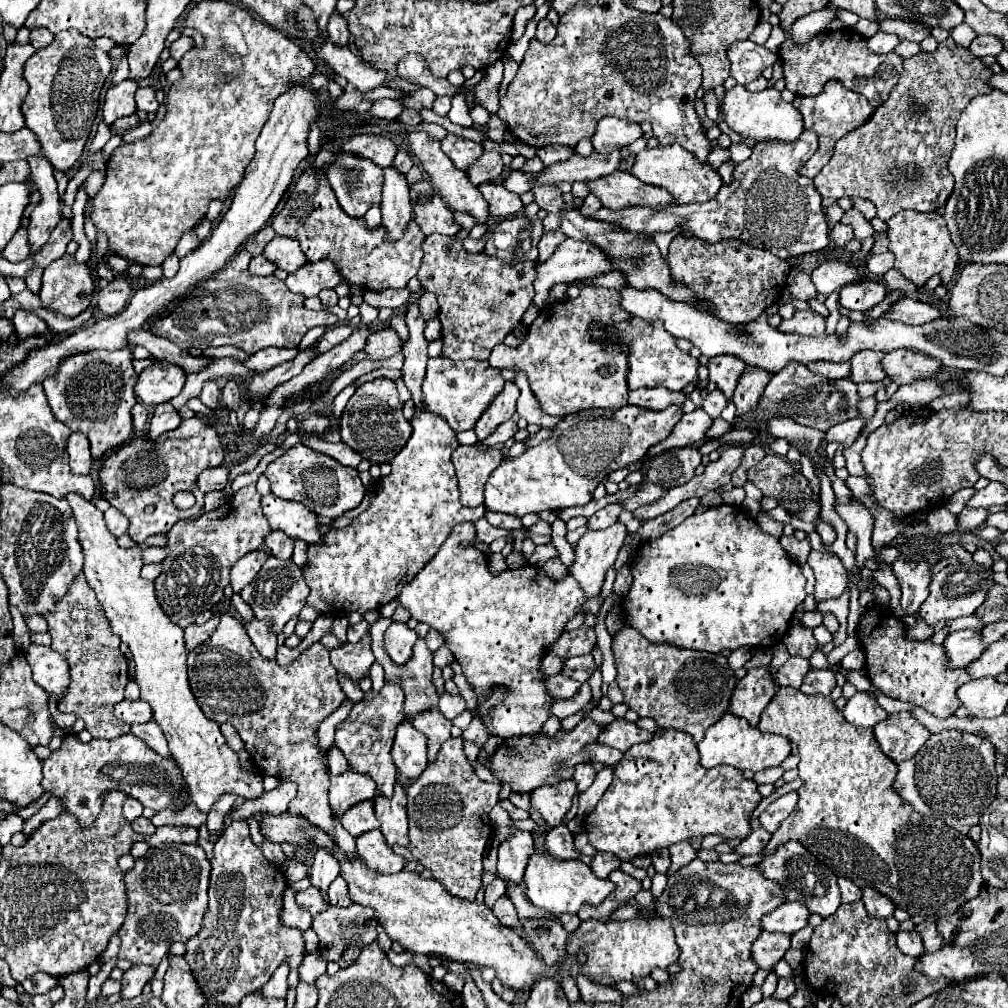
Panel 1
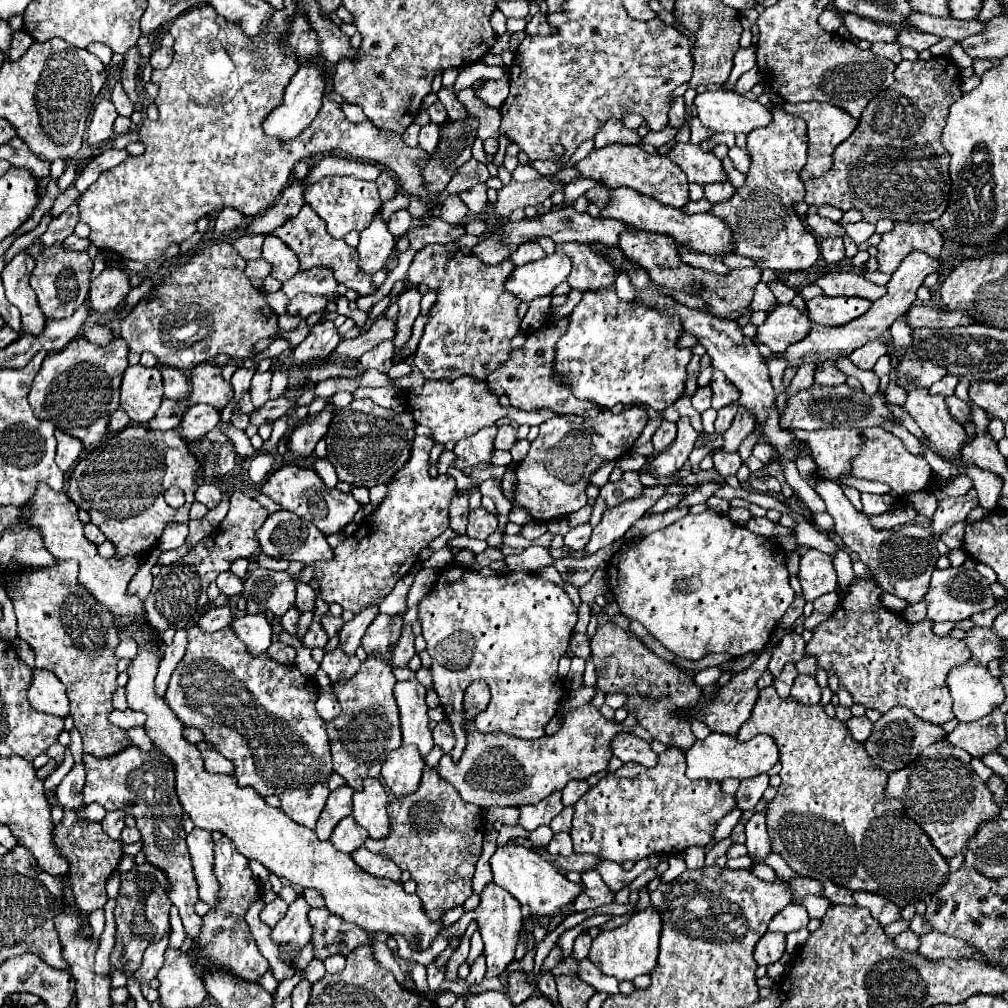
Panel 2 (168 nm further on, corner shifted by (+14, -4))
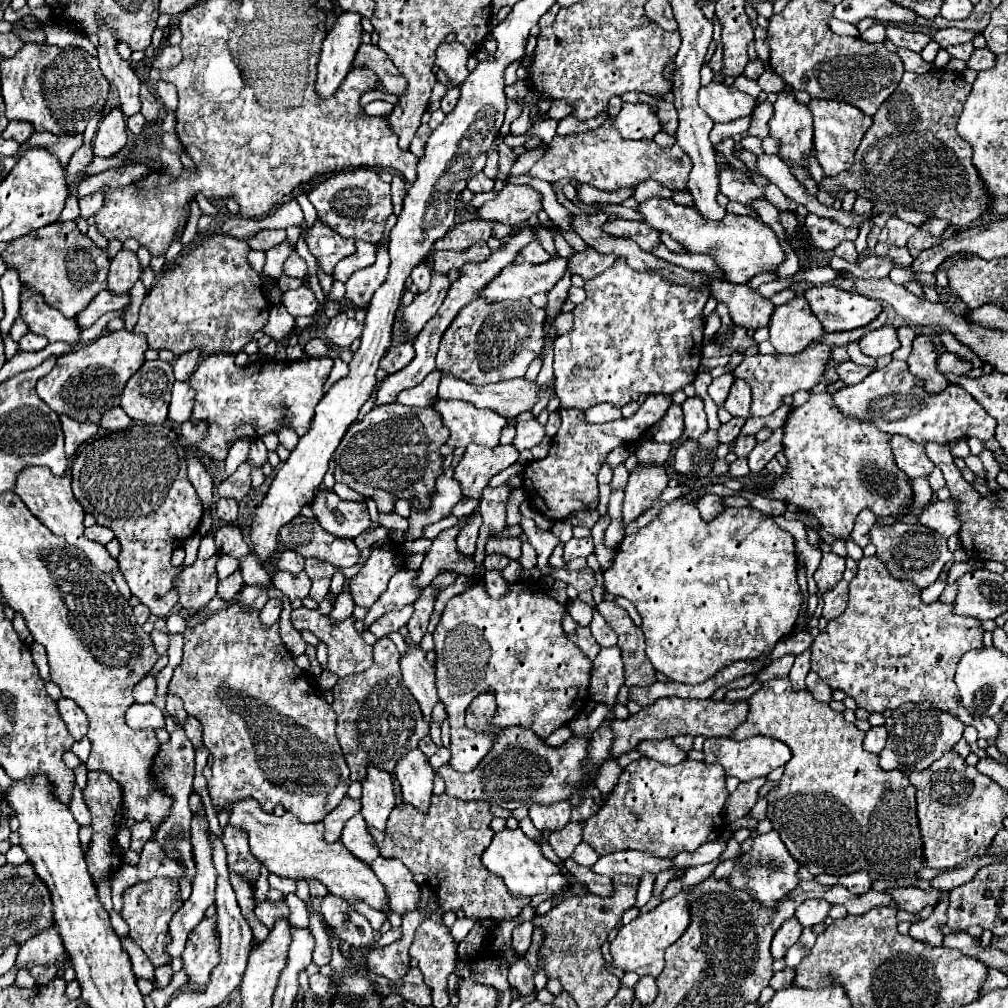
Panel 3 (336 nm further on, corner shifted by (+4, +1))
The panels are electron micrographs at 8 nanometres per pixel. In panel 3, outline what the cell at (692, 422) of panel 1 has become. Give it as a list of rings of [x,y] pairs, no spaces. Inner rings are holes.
[[[672,404],[664,416],[664,420],[658,426],[658,432],[654,434],[656,442],[676,442],[682,438],[682,430],[684,430],[684,418],[682,418],[682,410],[678,404]]]

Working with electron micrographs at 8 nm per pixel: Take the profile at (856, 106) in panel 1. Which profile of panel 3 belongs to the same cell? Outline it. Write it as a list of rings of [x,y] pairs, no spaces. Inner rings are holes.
[[[810,100],[808,108],[814,114],[814,156],[820,162],[826,176],[836,176],[848,170],[854,162],[854,152],[872,124],[870,116],[864,116],[858,108],[836,100]]]

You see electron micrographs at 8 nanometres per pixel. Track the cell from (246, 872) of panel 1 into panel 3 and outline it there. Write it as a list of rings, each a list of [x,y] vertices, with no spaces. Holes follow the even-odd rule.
[[[226,826],[222,840],[224,840],[224,846],[228,850],[228,868],[234,870],[236,874],[244,876],[254,886],[262,864],[256,858],[252,858],[252,854],[250,854],[246,832],[232,828],[232,826]]]

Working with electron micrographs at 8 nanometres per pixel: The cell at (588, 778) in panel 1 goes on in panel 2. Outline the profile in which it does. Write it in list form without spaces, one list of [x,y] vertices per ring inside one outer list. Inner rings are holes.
[[[582,781],[582,783],[570,783],[570,787],[566,787],[566,791],[562,791],[562,803],[564,803],[564,807],[574,805],[588,789],[590,787],[588,787],[586,781]]]

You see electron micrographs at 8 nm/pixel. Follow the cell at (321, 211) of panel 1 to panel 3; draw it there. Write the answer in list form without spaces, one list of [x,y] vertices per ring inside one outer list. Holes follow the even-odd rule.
[[[316,220],[314,226],[306,228],[304,240],[310,248],[310,254],[316,258],[318,266],[326,274],[332,274],[336,262],[340,262],[356,250],[354,240],[344,240],[330,226],[324,226],[320,220]]]

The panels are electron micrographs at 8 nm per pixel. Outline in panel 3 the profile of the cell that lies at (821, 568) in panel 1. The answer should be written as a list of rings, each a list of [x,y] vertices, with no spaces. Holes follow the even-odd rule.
[[[822,554],[822,562],[818,566],[818,570],[814,572],[814,580],[818,584],[818,590],[820,592],[828,592],[836,586],[838,580],[842,580],[842,574],[844,574],[844,558],[838,556],[838,554]]]

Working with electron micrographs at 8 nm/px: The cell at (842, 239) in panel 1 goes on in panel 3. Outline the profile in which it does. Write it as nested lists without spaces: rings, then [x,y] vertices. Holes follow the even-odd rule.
[[[840,242],[840,246],[836,246],[836,250],[832,250],[834,256],[840,256],[844,258],[846,262],[856,262],[858,260],[858,252],[856,252],[856,246],[854,242]]]

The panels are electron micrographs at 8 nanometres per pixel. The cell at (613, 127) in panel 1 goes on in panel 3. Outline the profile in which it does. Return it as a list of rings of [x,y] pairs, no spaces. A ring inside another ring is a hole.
[[[624,104],[618,116],[606,118],[622,138],[654,138],[660,132],[658,116],[646,104]]]

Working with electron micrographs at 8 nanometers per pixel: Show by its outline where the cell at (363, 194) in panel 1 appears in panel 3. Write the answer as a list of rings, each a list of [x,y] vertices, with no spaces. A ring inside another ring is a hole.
[[[372,168],[342,170],[330,174],[326,180],[316,184],[308,194],[308,200],[318,212],[318,220],[336,230],[342,238],[354,238],[376,244],[384,232],[386,218],[392,214],[390,184],[382,182]]]

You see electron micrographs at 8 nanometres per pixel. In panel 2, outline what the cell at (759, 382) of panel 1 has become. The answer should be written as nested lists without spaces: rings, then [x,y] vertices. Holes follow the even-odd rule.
[[[734,405],[734,407],[724,407],[722,411],[718,411],[718,417],[716,417],[716,433],[724,433],[730,425],[732,425],[732,419],[734,419],[734,411],[736,411],[738,407]]]

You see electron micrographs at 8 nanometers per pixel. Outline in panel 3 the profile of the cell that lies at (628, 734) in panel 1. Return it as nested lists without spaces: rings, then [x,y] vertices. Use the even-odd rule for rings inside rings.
[[[644,740],[640,742],[640,746],[636,746],[636,750],[642,756],[648,756],[662,764],[678,764],[684,760],[684,750],[674,746],[672,740]]]

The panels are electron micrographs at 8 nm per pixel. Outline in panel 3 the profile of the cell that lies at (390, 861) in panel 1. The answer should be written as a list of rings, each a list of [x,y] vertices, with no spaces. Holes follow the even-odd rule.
[[[378,856],[370,866],[388,890],[392,912],[406,914],[408,910],[416,910],[416,904],[420,902],[418,884],[414,882],[412,872],[398,858]]]

